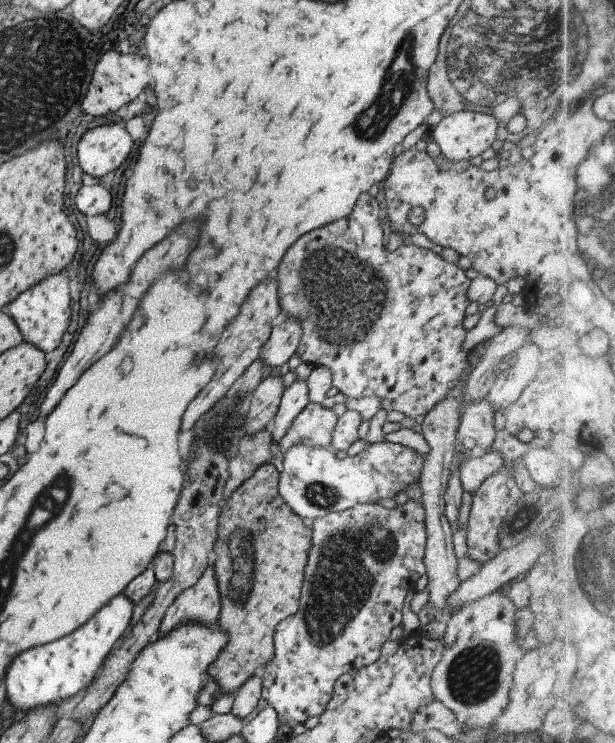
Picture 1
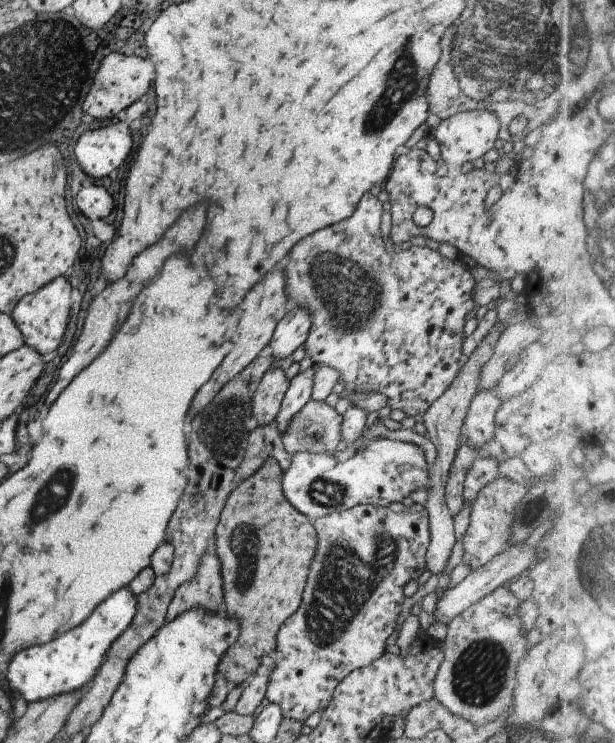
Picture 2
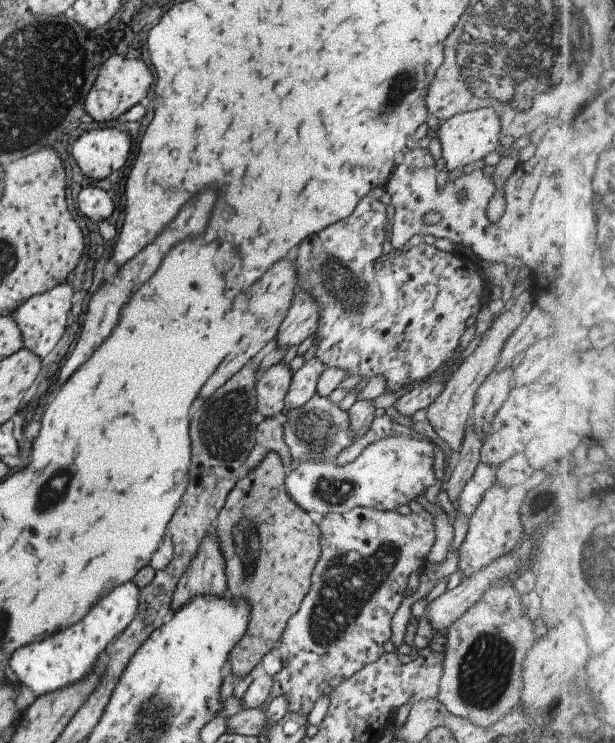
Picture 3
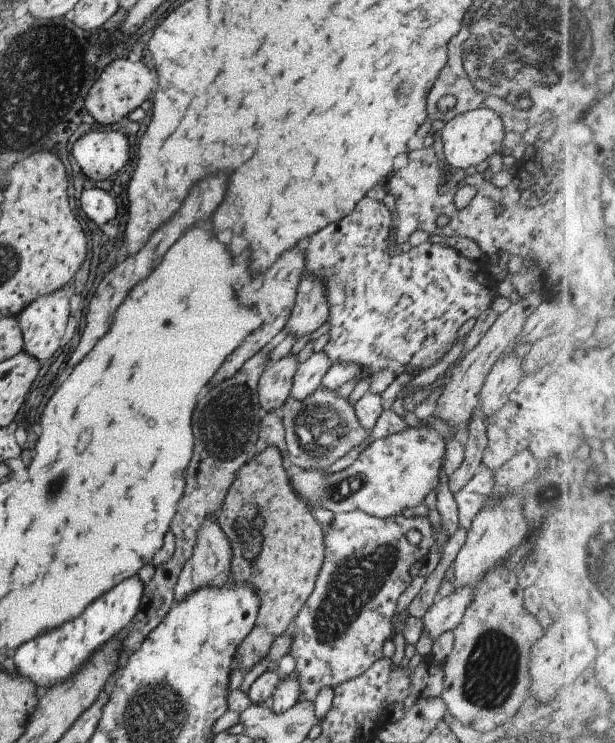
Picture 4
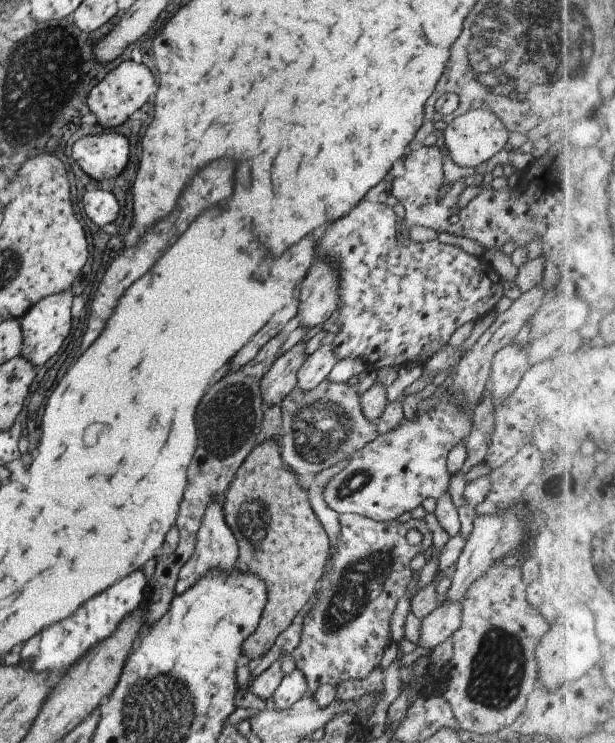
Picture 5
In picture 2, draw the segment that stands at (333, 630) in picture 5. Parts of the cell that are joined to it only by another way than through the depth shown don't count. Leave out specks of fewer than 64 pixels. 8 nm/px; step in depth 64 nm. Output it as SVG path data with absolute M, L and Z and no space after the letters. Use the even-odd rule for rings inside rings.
M417 503L412 507L405 507L402 512L395 512L389 507L383 506L358 505L347 511L330 513L319 517L313 526L316 530L317 538L316 554L314 554L314 560L310 564L300 608L284 621L282 628L278 630L276 635L276 648L273 654L276 659L276 668L270 672L268 690L266 690L266 698L282 708L283 718L298 720L298 722L305 721L314 712L323 711L330 704L334 689L338 686L339 682L346 678L347 674L372 664L372 662L378 660L386 652L386 640L388 640L388 637L396 628L396 620L400 616L402 602L405 599L404 586L410 580L420 578L420 575L426 570L426 553L431 539L429 514L426 507Z

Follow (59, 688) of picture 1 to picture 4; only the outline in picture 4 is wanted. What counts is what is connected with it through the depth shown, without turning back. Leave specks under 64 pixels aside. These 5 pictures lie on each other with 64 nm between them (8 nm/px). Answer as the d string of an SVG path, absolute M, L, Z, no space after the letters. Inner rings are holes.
M138 576L128 578L98 600L94 600L78 620L66 622L62 624L62 628L54 628L36 640L22 644L22 648L18 648L14 656L16 670L38 688L48 686L50 689L69 680L104 644L120 635L130 625L141 606L143 588L144 584Z

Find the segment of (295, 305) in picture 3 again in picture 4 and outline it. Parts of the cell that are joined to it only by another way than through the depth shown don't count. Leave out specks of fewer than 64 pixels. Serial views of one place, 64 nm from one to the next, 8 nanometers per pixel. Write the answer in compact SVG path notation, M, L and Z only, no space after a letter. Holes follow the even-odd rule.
M305 272L298 286L296 306L285 323L287 332L296 339L318 330L327 322L329 305L323 292L322 278Z

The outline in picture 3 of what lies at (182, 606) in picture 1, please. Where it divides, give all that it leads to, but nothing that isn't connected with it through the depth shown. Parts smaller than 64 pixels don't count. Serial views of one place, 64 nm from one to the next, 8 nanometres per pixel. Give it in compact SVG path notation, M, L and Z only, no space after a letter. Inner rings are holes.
M214 533L206 536L190 568L178 580L171 602L172 613L196 596L225 596L228 593L225 564L218 536Z

